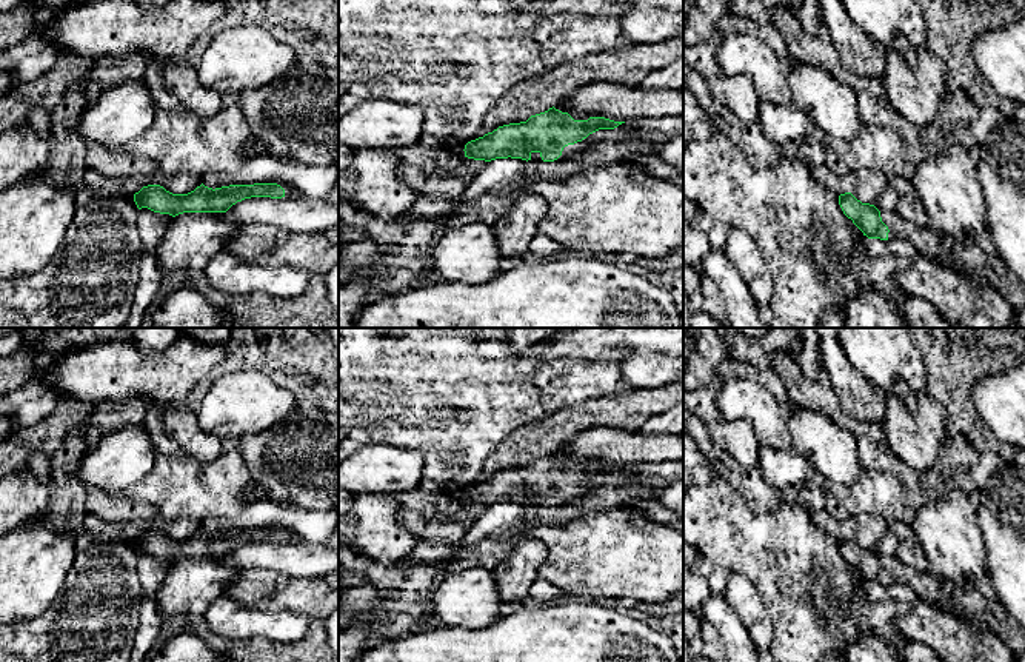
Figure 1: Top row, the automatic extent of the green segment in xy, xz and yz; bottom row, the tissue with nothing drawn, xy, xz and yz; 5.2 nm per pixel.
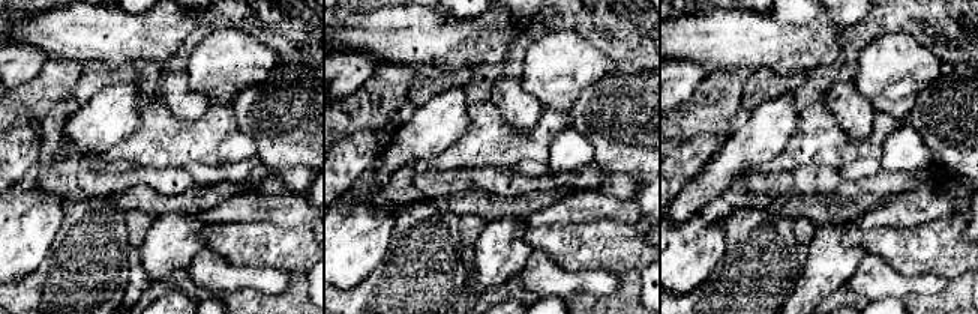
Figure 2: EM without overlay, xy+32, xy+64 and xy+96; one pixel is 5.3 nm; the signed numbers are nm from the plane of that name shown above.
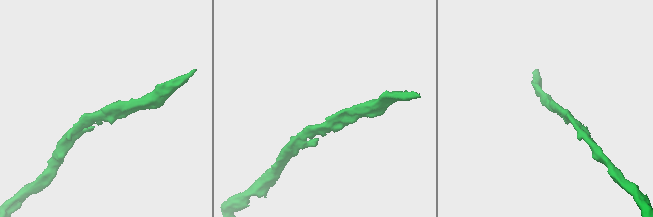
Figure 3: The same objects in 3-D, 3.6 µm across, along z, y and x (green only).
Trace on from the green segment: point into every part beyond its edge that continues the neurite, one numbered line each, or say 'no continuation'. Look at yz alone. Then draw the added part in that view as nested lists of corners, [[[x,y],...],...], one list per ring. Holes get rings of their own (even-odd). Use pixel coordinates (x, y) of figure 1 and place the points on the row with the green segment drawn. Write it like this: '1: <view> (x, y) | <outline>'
no continuation

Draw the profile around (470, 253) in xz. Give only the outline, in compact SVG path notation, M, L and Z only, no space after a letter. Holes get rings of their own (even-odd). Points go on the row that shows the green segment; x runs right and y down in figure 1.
M471 222L443 232L431 249L432 269L446 282L482 283L499 276L502 259L492 225Z

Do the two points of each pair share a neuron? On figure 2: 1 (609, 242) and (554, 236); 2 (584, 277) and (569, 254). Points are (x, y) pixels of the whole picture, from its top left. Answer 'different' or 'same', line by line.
1: same
2: different

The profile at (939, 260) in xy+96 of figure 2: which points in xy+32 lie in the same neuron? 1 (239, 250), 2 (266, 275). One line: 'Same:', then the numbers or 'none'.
Same: 1

